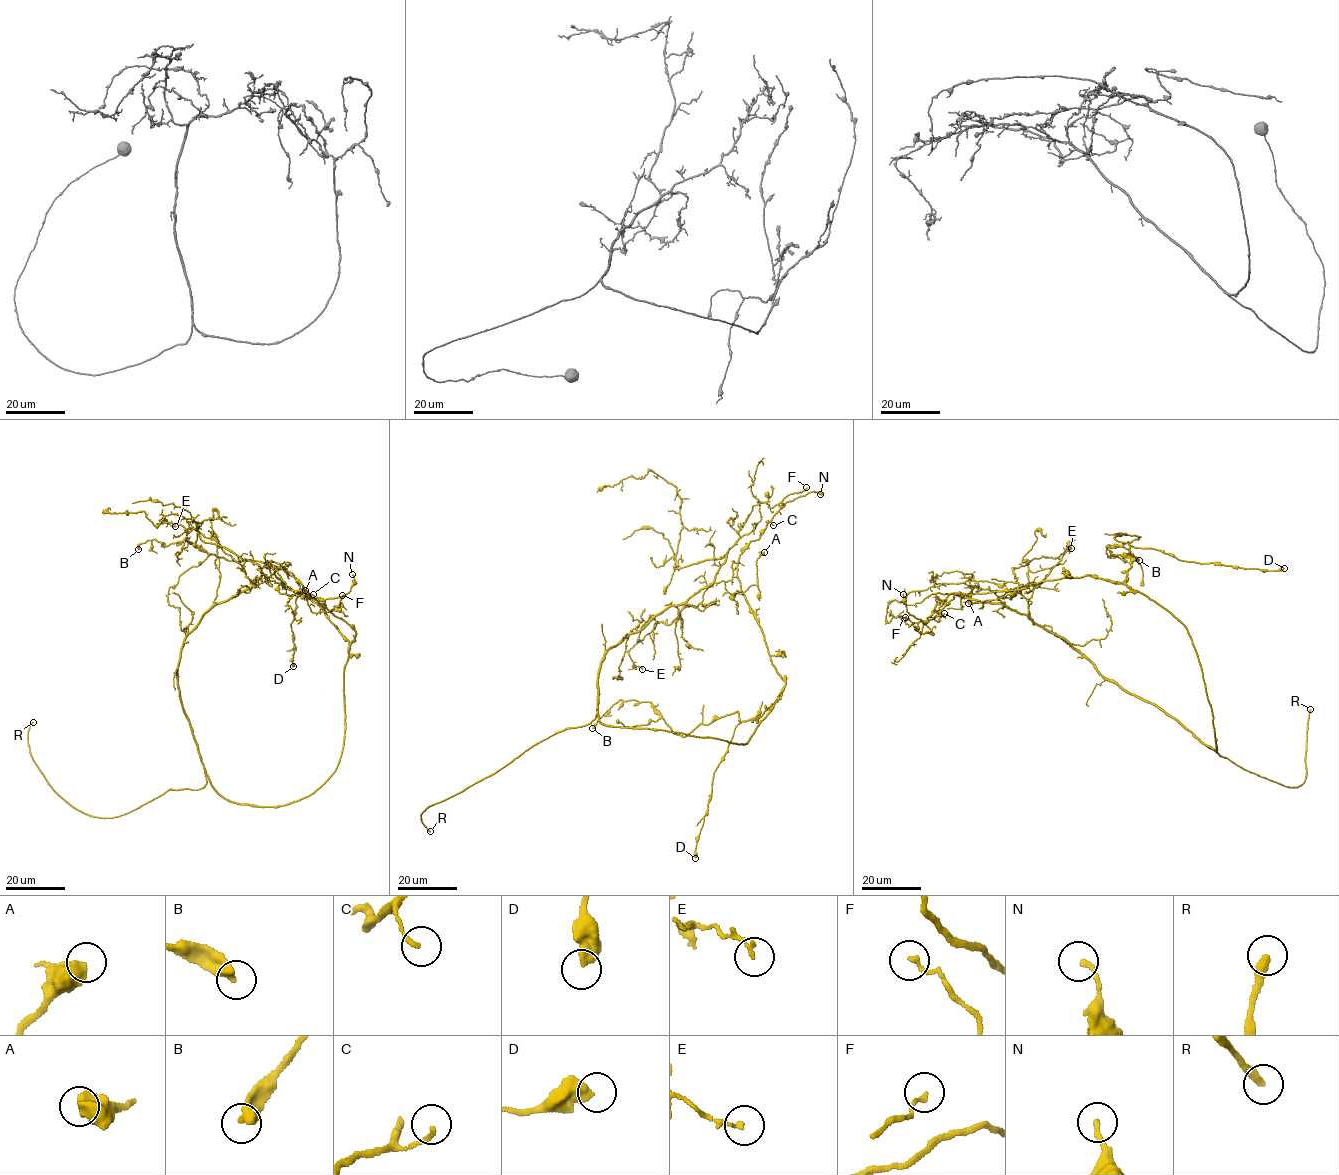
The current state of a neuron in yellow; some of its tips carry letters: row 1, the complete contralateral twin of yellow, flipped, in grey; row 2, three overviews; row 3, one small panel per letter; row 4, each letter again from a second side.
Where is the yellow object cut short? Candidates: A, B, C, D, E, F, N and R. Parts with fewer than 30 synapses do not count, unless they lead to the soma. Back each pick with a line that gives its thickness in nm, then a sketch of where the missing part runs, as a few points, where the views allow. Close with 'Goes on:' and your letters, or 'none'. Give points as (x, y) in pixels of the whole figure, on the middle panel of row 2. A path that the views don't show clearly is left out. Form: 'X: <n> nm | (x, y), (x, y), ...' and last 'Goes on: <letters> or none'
R: 320 nm | (430, 831), (438, 840), (487, 857), (538, 861), (559, 856), (585, 859)
Goes on: R

